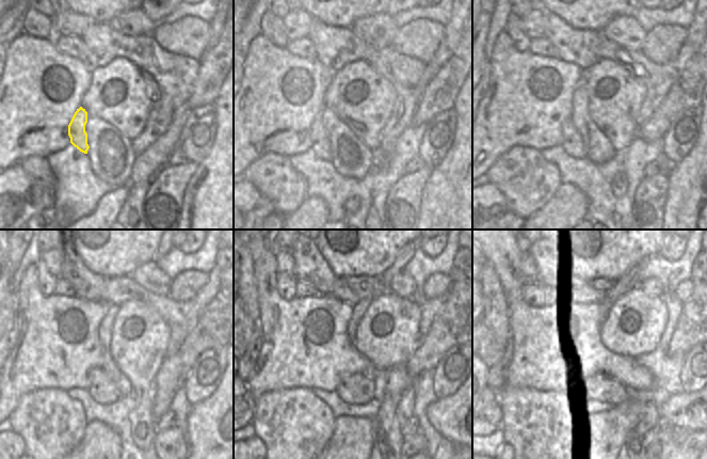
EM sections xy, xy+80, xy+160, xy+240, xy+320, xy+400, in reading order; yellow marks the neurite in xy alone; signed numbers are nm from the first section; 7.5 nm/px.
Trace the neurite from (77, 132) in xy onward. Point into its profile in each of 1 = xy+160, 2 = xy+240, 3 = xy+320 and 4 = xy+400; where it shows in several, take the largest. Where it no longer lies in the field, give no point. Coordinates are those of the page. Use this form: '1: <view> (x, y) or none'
1: xy+160 (573, 144)
2: xy+240 (102, 390)
3: xy+320 (354, 389)
4: xy+400 (606, 390)

